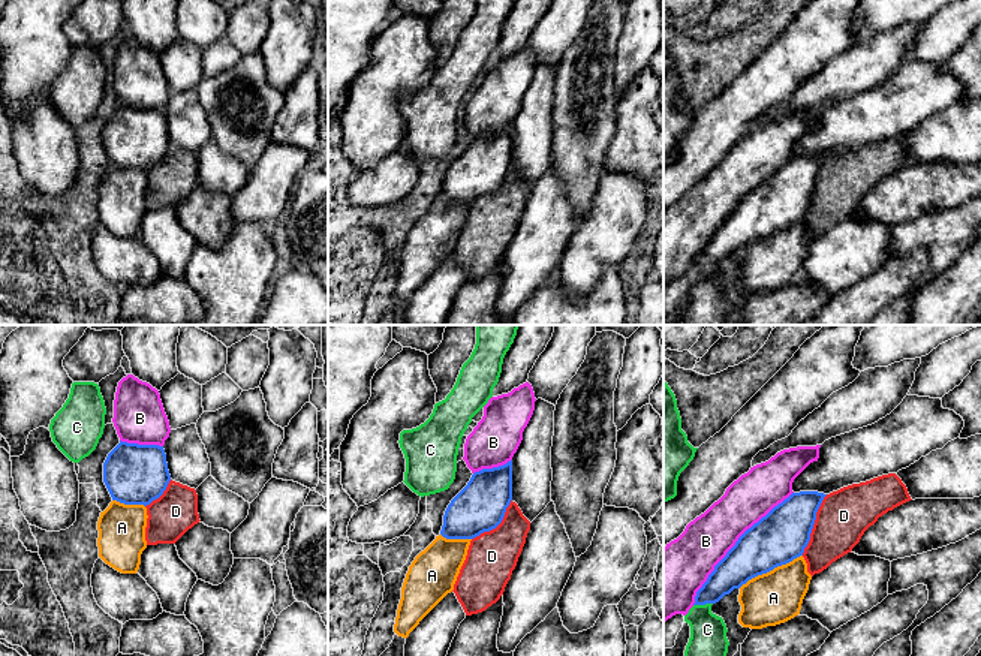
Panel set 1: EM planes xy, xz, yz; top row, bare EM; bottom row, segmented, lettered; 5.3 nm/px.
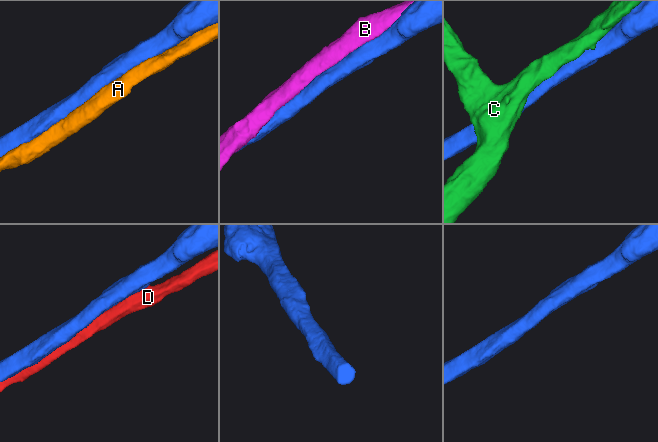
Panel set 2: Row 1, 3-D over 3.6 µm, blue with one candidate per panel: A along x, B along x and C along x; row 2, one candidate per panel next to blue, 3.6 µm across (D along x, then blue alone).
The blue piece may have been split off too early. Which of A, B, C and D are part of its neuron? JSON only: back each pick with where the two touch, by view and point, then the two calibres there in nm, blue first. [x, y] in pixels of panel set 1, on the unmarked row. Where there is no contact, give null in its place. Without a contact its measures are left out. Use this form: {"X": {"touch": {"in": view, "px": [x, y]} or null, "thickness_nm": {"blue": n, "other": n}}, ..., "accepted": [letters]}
{"accepted": []}

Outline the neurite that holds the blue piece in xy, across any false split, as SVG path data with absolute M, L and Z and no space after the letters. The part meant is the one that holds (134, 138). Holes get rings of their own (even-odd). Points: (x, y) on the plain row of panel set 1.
M120 105L103 127L103 147L112 165L124 169L150 169L169 145L166 118L159 109Z

